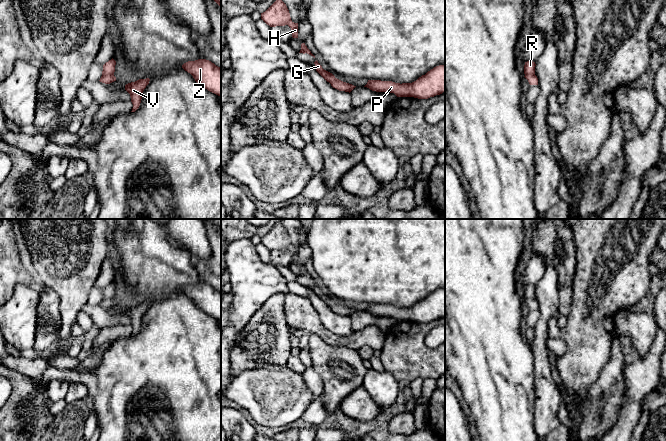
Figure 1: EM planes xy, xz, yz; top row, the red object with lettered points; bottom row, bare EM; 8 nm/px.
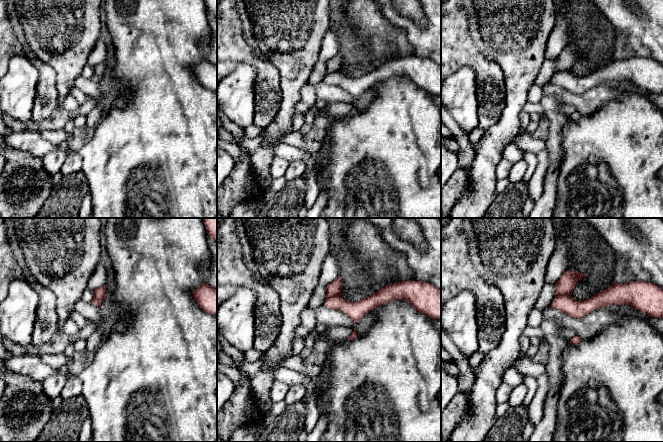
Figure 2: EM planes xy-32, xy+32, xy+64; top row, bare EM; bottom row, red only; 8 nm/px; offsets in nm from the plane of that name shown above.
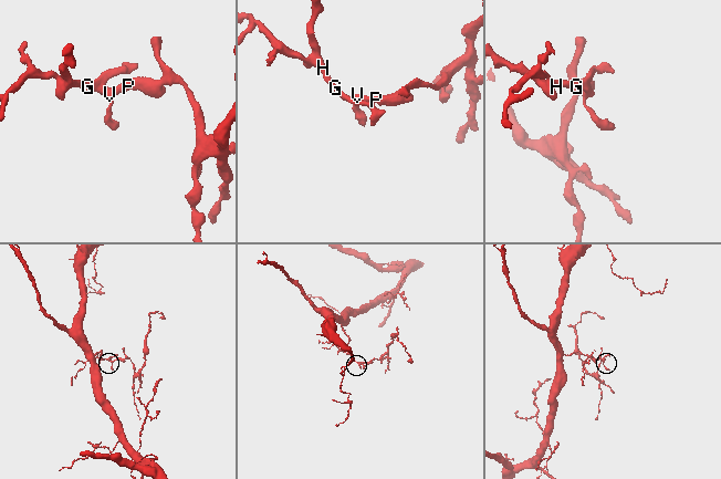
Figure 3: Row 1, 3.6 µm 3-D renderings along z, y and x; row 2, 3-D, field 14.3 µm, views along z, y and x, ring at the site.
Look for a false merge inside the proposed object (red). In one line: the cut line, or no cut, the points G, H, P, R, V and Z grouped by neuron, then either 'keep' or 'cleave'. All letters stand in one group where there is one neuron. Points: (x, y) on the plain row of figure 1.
xy (113, 298), (109, 299), (104, 306) | G H R / P V Z | cleave

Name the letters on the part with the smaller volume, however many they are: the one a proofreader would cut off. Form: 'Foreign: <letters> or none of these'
Foreign: P, V, Z

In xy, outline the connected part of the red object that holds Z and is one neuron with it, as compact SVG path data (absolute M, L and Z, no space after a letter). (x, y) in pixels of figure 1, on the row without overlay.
M209 284L188 285L182 292L190 297L195 305L208 315L221 321L221 292Z

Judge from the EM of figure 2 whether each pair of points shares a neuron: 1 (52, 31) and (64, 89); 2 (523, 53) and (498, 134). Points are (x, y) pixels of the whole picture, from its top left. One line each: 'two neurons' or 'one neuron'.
1: one neuron
2: one neuron

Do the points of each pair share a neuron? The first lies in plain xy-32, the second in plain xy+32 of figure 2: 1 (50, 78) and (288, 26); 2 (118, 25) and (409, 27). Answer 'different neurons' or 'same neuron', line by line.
1: different neurons
2: different neurons

